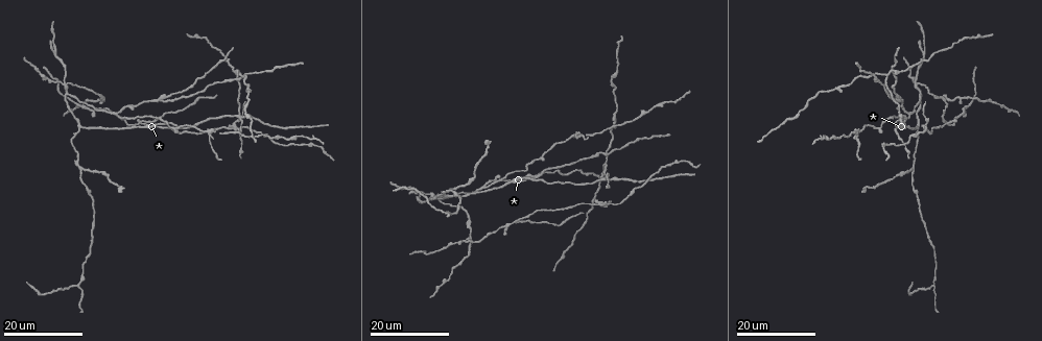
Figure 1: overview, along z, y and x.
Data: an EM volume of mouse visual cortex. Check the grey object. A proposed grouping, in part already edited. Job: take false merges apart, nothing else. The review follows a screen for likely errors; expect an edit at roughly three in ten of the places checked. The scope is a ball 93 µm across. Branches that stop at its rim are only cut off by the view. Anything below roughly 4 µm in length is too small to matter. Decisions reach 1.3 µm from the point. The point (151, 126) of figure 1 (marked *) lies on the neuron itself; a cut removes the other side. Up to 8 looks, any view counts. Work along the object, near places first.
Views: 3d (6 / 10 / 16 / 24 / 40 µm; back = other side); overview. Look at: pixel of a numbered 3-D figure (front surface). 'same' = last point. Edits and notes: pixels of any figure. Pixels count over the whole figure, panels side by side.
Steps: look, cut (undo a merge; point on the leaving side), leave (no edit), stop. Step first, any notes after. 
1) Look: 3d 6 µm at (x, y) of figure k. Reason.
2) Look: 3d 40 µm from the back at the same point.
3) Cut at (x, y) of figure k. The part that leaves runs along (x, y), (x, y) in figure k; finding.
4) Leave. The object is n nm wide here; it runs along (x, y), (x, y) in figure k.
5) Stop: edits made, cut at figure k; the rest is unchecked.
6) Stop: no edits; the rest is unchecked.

Look: 3d 16 µm at (236, 126) of figure 1.

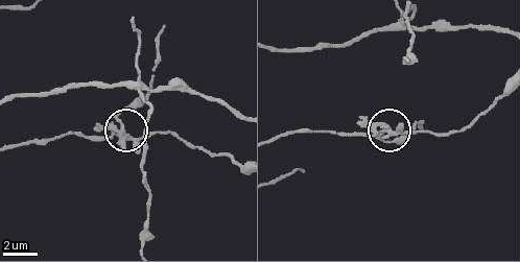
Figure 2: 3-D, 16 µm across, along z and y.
Look: 3d 6 µm at (122, 131) of figure 2.

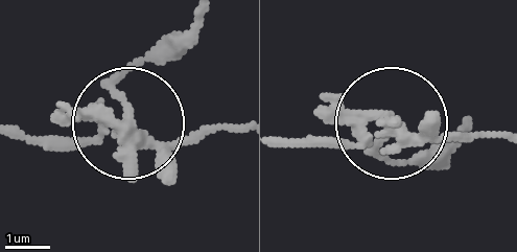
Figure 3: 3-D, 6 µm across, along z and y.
Cut at (123, 75) of figure 3. Two neurons meet here.

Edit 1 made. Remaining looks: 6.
Look: overview.

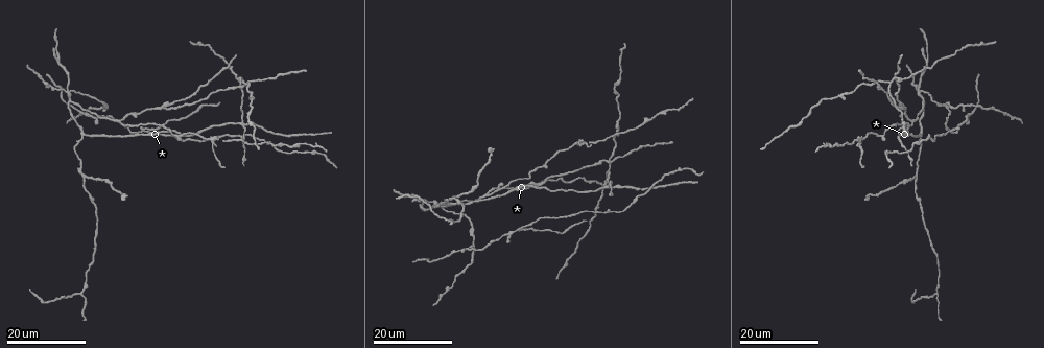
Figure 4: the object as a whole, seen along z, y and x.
Look: 3d 24 µm at (242, 124) of figure 4.

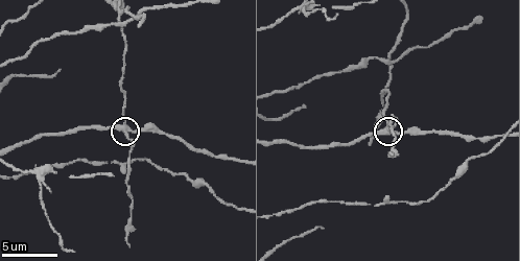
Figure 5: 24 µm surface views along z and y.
Look: 3d 6 µm at (124, 124) of figure 5.

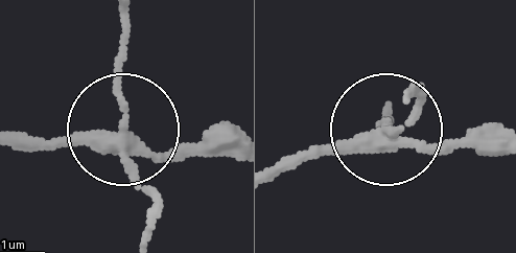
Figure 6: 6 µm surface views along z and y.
Cut at (154, 193) of figure 6. The object is 260 nm wide here; the part that leaves runs along (117, 142), (117, 23) in figure 6; two neurons meet here.

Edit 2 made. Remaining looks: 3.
Look: 3d 6 µm at (205, 182) of figure 5. Calibre changes.

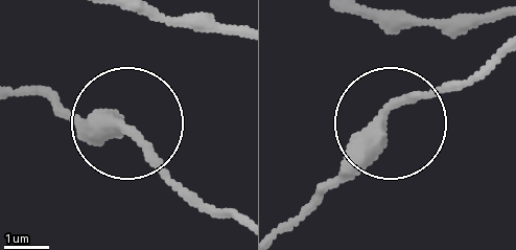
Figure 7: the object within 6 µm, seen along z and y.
Leave. It runs along (287, 227), (367, 159), (400, 107), (464, 85) in figure 7; continuous, no second neuron.

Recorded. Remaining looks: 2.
Look: 3d 24 µm at (81, 292) of figure 4. Branch point.

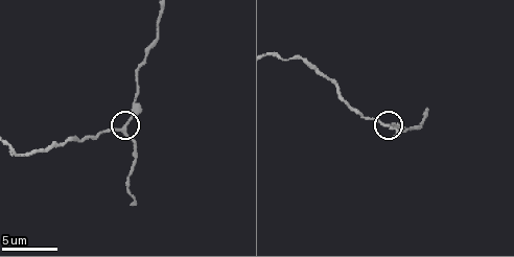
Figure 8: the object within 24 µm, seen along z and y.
Look: 3d 6 µm at (382, 126) of figure 8.

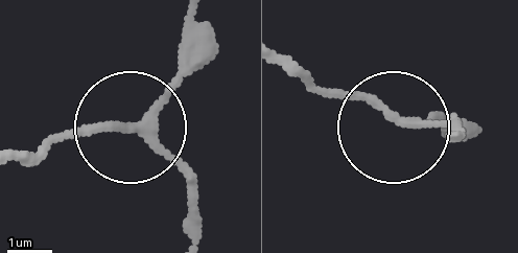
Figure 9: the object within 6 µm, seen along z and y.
Leave. 3 arms meet here; it runs along (198, 20), (194, 54), (138, 121), (194, 208) in figure 9; all the same neuron.

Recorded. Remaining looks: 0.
Stop: edits made, cut at figure 3, cut at figure 6; the rest is unchecked.

